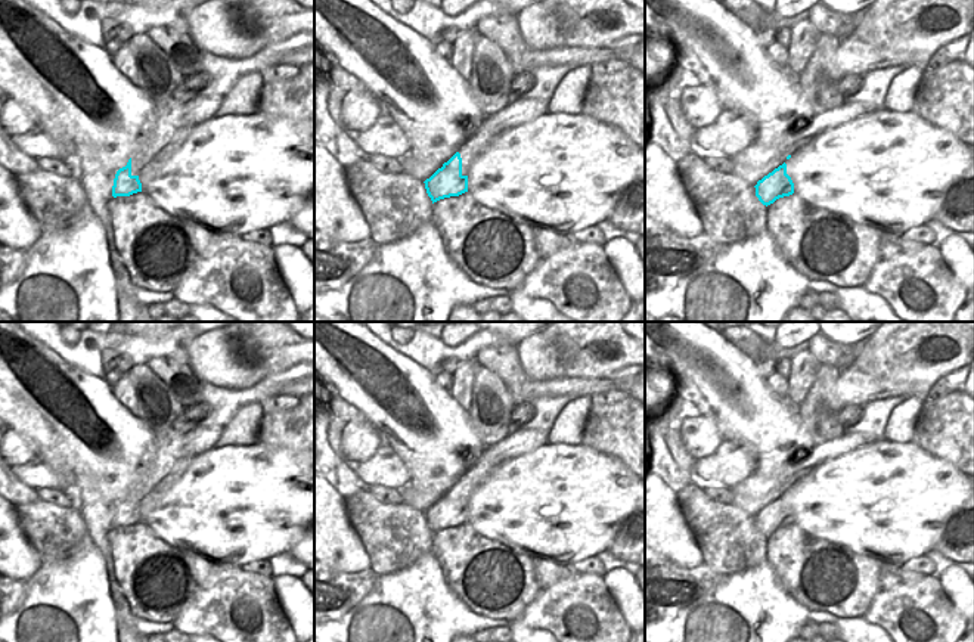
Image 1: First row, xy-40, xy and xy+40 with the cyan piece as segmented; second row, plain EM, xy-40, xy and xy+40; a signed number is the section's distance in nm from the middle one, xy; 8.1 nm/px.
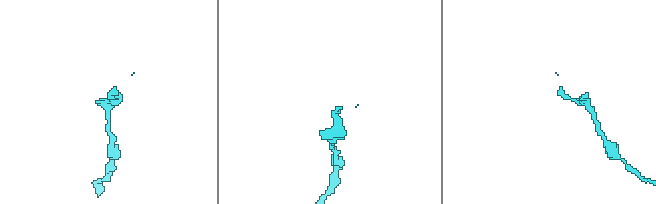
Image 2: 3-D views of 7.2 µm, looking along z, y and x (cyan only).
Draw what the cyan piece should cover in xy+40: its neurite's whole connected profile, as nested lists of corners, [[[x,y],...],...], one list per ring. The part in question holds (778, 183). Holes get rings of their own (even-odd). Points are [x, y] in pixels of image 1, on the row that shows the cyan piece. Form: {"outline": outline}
{"outline": [[[785,162],[767,176],[764,176],[761,180],[759,180],[754,187],[756,196],[766,207],[773,204],[779,198],[790,196],[794,193],[794,183],[787,174]]]}

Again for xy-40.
{"outline": [[[182,127],[176,130],[170,142],[143,167],[139,176],[131,174],[131,158],[127,165],[120,168],[114,179],[112,196],[130,196],[142,192],[142,189],[153,177],[153,173],[161,167],[162,162],[170,159],[179,148],[184,143],[190,134],[192,127]]]}

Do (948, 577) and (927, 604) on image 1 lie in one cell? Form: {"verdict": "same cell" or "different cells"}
{"verdict": "different cells"}

